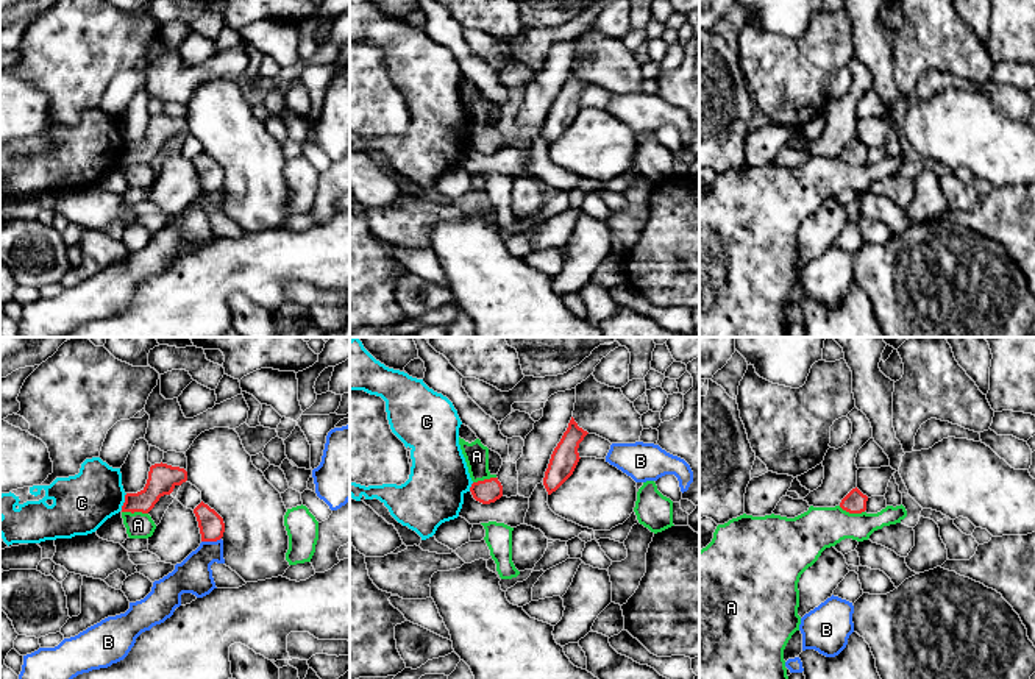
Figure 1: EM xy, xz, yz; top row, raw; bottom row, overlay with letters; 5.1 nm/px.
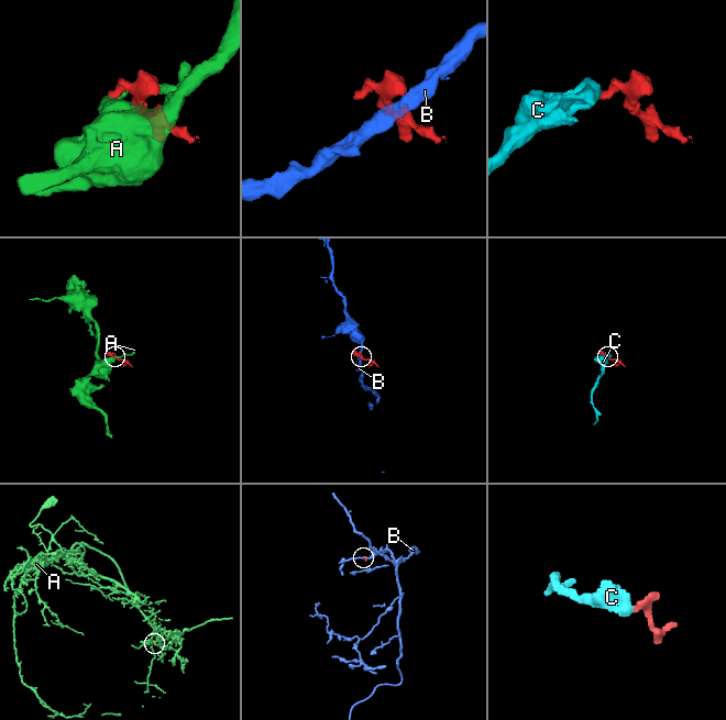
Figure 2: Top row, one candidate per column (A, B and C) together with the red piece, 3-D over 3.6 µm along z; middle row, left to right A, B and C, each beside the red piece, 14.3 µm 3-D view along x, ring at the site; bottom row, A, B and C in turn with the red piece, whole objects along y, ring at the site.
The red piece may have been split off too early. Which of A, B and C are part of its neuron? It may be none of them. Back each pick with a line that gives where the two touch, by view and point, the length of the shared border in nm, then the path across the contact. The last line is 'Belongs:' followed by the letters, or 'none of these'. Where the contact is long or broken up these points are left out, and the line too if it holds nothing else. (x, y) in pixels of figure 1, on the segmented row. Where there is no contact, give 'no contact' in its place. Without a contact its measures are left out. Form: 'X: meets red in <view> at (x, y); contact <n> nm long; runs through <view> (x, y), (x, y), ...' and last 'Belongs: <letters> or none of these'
Belongs: none of these

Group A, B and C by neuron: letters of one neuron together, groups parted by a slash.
A / B / C

